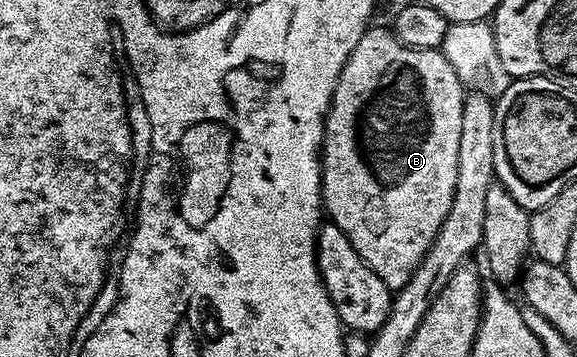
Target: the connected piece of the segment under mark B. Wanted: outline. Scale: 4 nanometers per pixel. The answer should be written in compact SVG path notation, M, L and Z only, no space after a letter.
M373 25L365 30L362 40L350 52L346 64L336 81L332 93L332 104L328 107L328 117L324 119L324 144L322 147L322 161L320 164L320 193L322 206L327 217L354 244L358 256L366 260L366 264L395 292L402 289L406 280L418 268L418 264L426 256L434 236L438 236L438 228L442 228L442 220L446 220L446 212L450 212L450 204L454 200L454 188L458 184L458 139L462 133L462 108L466 97L466 88L455 74L455 68L448 62L446 56L439 49L419 50L413 46L404 46L391 29Z

